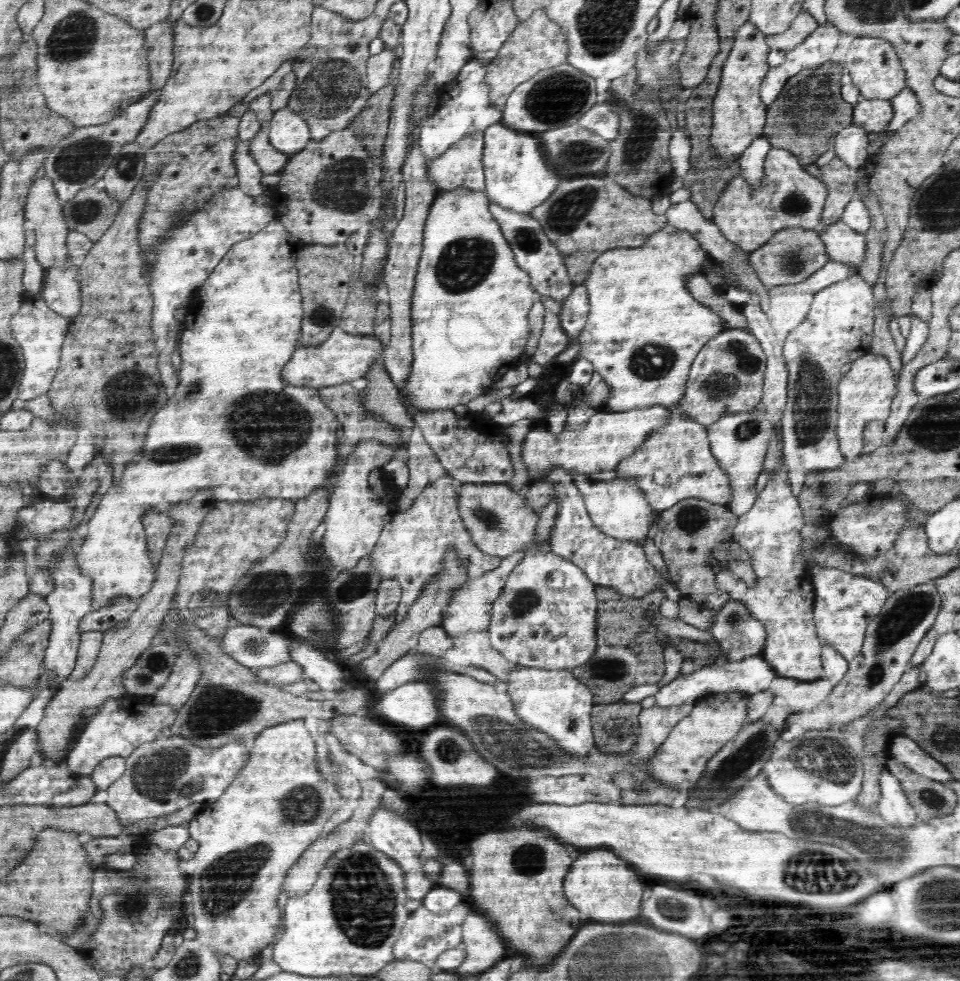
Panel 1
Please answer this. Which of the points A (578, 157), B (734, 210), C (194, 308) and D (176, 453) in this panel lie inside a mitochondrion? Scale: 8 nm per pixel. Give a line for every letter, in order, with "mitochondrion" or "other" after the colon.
A: mitochondrion
B: other
C: other
D: mitochondrion

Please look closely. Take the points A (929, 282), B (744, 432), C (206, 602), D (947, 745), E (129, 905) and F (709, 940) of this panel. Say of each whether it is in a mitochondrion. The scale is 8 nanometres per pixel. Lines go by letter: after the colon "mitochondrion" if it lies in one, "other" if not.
A: other
B: mitochondrion
C: mitochondrion
D: mitochondrion
E: mitochondrion
F: other

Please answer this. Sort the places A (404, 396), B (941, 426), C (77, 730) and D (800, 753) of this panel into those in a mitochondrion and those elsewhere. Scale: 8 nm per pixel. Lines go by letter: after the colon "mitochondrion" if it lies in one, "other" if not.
A: other
B: mitochondrion
C: other
D: mitochondrion

